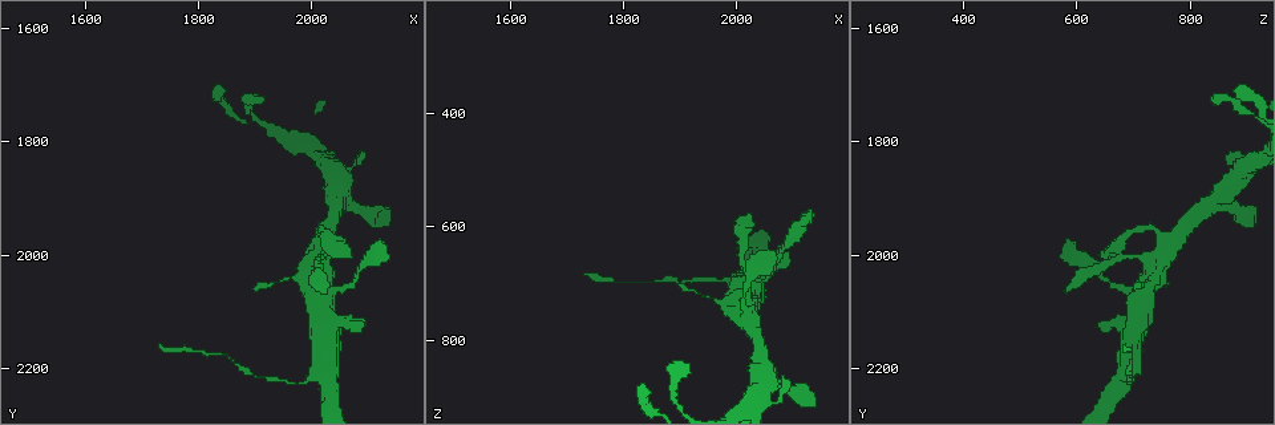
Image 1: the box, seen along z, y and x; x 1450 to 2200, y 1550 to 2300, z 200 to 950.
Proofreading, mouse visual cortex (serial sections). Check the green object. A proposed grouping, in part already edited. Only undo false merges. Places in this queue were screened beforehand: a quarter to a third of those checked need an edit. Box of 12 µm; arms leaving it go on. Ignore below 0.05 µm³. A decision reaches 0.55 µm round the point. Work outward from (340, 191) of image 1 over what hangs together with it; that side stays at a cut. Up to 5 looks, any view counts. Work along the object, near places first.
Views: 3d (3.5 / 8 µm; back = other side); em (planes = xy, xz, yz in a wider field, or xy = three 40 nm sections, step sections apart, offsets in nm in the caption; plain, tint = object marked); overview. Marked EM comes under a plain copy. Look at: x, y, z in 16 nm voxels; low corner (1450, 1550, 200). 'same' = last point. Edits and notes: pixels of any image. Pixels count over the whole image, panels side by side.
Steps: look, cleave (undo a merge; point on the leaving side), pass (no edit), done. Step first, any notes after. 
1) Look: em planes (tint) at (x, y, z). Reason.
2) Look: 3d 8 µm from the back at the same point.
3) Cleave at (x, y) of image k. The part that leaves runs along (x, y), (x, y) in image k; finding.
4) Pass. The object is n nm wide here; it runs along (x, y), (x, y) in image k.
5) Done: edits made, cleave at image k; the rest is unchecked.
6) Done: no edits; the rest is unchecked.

Look: 3d 3.5 µm at (2000, 2210, 685). Small branch off a trunk.

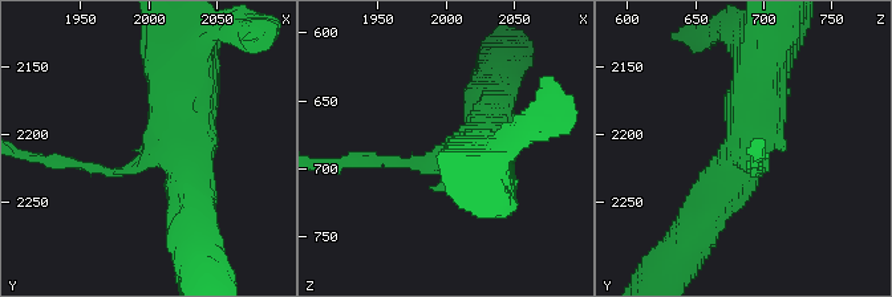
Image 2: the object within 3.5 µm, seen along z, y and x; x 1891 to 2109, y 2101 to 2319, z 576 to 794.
Cleave at (367, 163) of image 2. The part that leaves runs along (409, 163), (332, 163) in image 2; two cells meet here.

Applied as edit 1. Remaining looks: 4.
Look: overview. See it whole again.

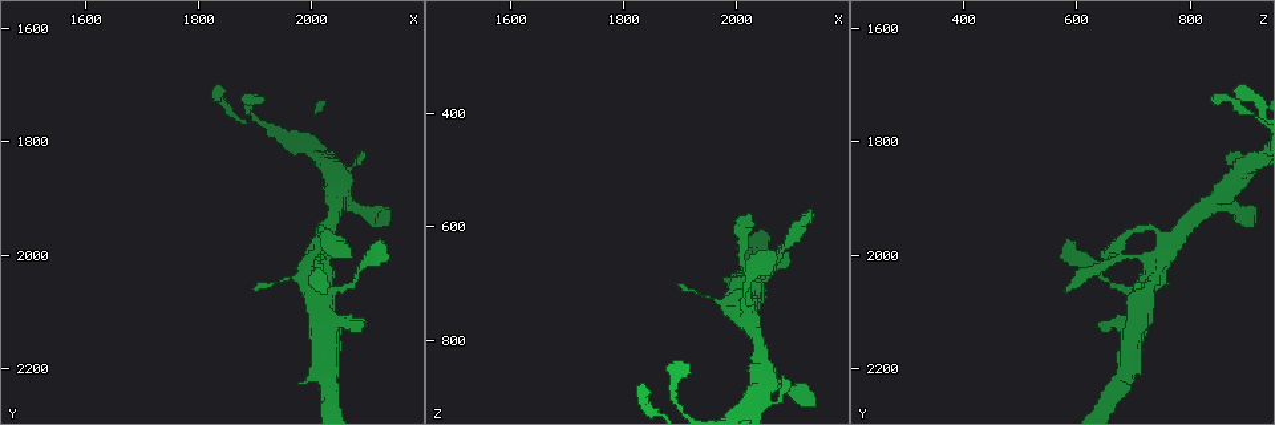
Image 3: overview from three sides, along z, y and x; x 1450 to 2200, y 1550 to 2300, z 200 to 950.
Look: 3d 3.5 µm at (2015, 2005, 705). Thick turns thin.

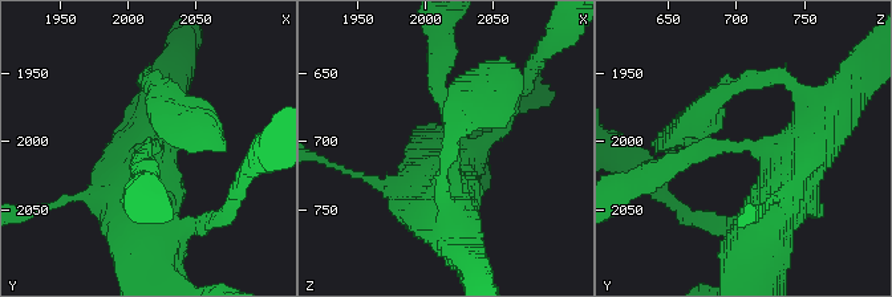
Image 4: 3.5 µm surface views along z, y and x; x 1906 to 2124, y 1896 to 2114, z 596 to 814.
Look: em xy step 1 (tint) at (2018, 2004, 704). Shape alone is not enough.

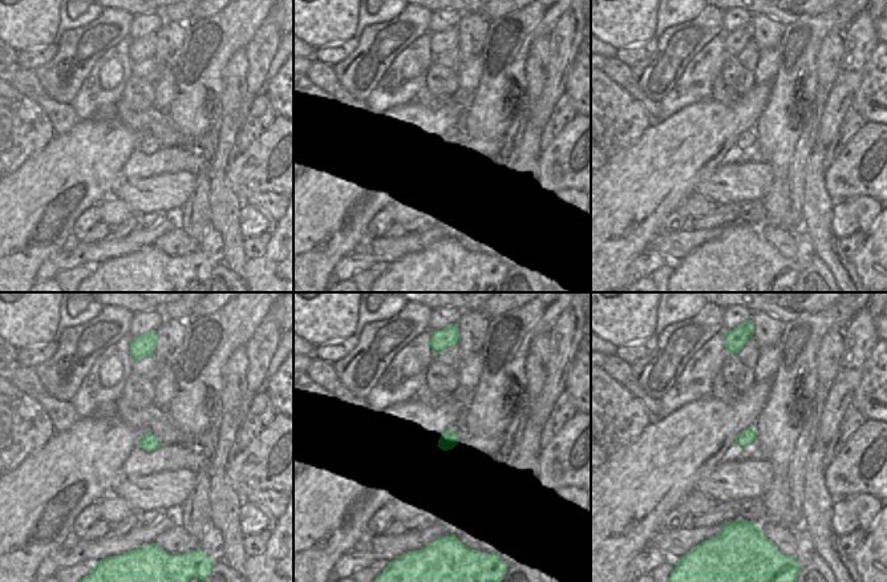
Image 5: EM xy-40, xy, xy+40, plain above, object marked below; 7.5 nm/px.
Pass. It runs along (813, 135), (799, 159), (708, 147), (660, 171) in image 4; continuous, no second cell.

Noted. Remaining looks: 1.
Done: edits made, cleave at image 2; the rest is unchecked.

